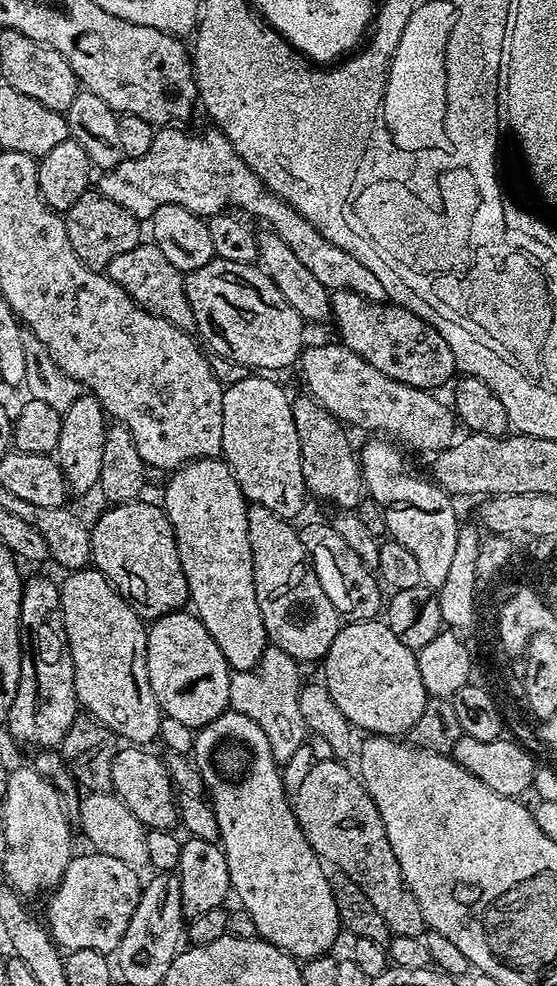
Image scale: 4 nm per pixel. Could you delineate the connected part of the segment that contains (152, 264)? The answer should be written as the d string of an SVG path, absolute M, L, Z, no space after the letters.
M141 242L134 246L134 250L126 250L126 254L118 254L114 262L106 270L108 277L140 308L145 308L150 314L162 317L166 322L178 326L178 330L189 334L196 332L194 322L194 310L190 310L190 302L186 298L186 286L184 285L185 273L179 272L166 258L162 258L162 250L151 242Z

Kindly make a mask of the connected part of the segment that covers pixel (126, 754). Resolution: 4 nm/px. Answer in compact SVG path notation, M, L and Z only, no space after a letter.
M124 746L117 751L114 758L112 792L132 811L134 818L141 820L145 829L172 830L178 824L178 793L173 787L165 761L148 751L152 750L145 750L140 746Z

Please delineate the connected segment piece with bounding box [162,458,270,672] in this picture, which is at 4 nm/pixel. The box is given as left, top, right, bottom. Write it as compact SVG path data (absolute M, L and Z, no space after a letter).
M220 458L189 460L169 476L172 477L164 488L162 507L176 535L176 545L182 570L186 574L191 607L206 626L210 638L218 642L218 650L222 650L222 654L228 660L229 669L250 672L259 664L264 652L270 646L270 641L266 626L262 622L262 610L258 606L256 593L256 579L248 537L249 501L244 499L238 482L232 477L232 469Z

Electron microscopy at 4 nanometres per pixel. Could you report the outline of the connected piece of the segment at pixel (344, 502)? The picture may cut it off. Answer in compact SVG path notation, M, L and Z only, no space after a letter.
M311 395L295 397L292 400L294 414L294 430L298 430L300 439L300 457L302 458L302 474L304 487L320 500L329 500L337 504L340 510L359 509L360 501L365 495L364 478L360 475L360 462L357 449L352 449L348 441L345 425L337 420L330 410L326 410Z

